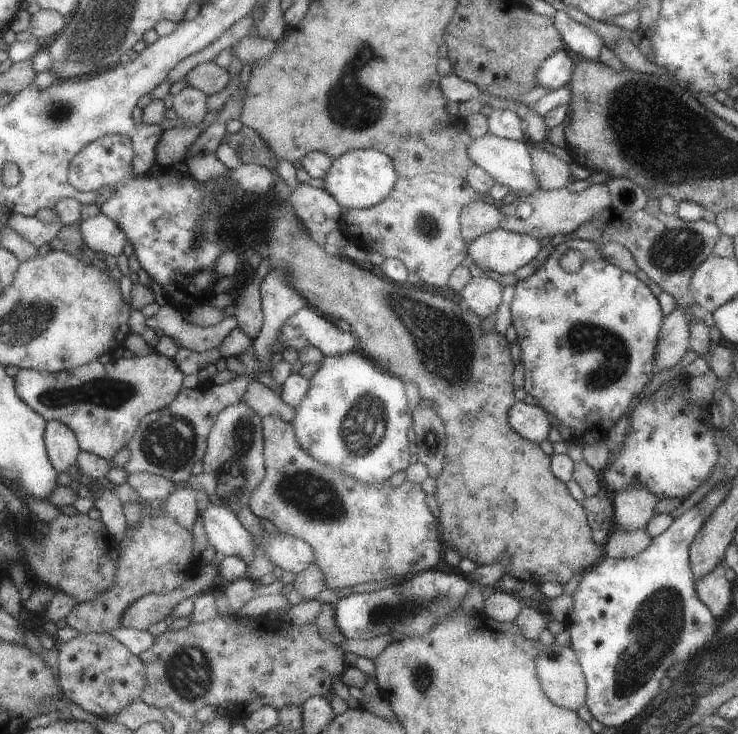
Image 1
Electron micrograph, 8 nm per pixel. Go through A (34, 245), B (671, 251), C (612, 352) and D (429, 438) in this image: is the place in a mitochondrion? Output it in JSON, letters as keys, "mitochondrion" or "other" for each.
{"A":"other","B":"mitochondrion","C":"mitochondrion","D":"mitochondrion"}

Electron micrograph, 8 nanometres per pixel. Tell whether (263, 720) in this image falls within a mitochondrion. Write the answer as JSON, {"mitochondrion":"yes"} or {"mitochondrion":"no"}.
{"mitochondrion":"no"}

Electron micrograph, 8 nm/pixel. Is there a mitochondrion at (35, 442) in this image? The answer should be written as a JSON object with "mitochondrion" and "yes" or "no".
{"mitochondrion":"no"}

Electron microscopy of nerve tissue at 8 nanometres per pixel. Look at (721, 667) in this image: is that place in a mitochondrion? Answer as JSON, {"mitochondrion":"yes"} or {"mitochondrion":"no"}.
{"mitochondrion":"yes"}

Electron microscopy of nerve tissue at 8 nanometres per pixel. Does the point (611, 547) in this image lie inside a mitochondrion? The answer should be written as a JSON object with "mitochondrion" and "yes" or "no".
{"mitochondrion":"no"}

